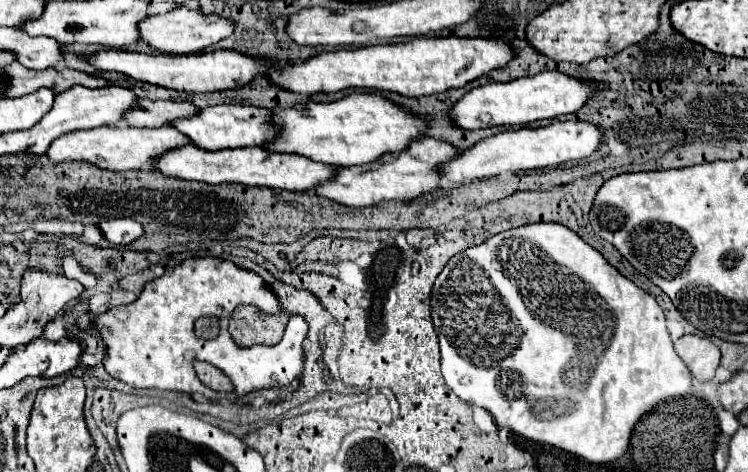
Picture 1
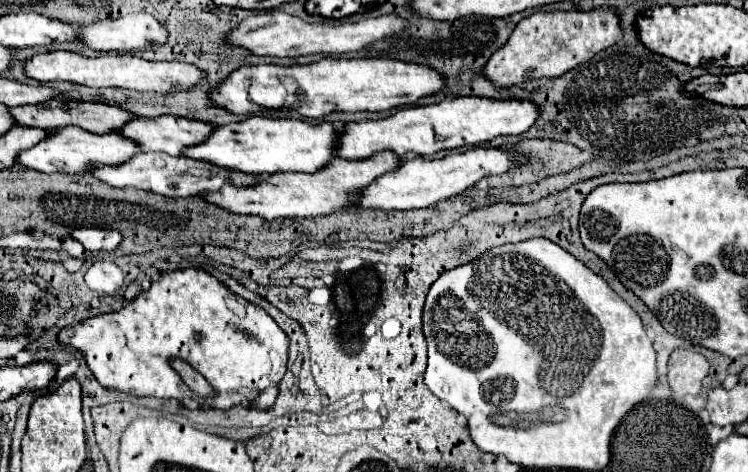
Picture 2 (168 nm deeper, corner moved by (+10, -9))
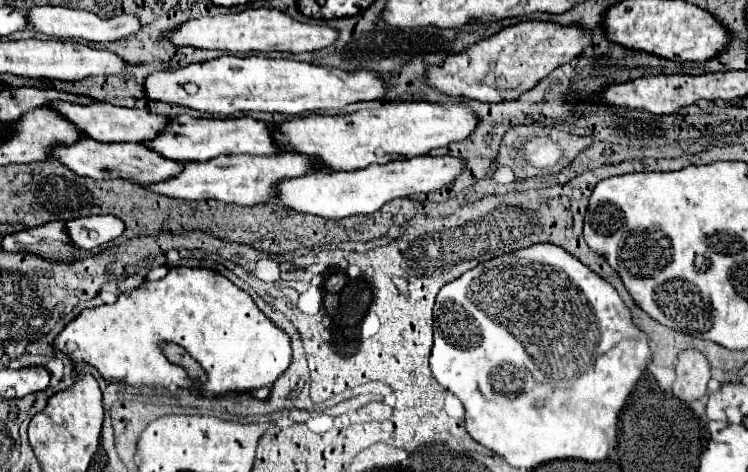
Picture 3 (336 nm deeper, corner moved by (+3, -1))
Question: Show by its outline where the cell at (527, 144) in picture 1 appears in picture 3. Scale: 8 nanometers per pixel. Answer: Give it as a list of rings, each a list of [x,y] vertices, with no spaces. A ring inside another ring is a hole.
[[[420,155],[412,159],[402,159],[396,163],[386,163],[384,167],[366,167],[360,171],[334,171],[334,173],[316,173],[296,179],[286,179],[280,185],[278,203],[300,213],[312,213],[326,219],[344,219],[352,215],[376,213],[384,203],[396,197],[410,197],[418,193],[430,193],[448,187],[454,183],[466,169],[466,161],[460,157],[444,155]]]

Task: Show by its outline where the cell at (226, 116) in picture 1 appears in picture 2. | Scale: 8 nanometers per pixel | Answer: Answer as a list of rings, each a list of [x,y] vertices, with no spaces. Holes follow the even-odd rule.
[[[153,117],[153,119],[131,119],[125,127],[117,129],[121,137],[133,139],[139,143],[141,151],[163,151],[169,155],[181,155],[183,147],[191,147],[195,143],[205,141],[215,125],[201,123],[185,117]]]

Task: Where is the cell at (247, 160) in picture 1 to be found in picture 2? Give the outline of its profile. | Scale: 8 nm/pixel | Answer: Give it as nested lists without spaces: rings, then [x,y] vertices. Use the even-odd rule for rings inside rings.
[[[137,153],[137,155],[133,155],[133,159],[127,159],[125,163],[117,165],[117,167],[93,167],[93,171],[89,171],[89,173],[95,179],[109,183],[111,187],[137,187],[143,191],[171,197],[171,199],[193,197],[203,191],[217,191],[217,189],[221,189],[225,179],[231,179],[237,185],[257,183],[257,179],[259,179],[257,175],[245,175],[241,171],[221,169],[221,167],[205,163],[205,161],[193,161],[187,157],[171,157],[165,153]]]

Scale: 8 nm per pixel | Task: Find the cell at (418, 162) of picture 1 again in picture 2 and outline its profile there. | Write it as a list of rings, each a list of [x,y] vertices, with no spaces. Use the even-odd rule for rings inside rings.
[[[391,151],[377,153],[365,161],[347,161],[347,159],[333,157],[317,173],[287,171],[287,173],[261,175],[261,181],[255,185],[237,187],[233,183],[225,183],[221,191],[213,191],[211,195],[199,195],[199,197],[231,213],[257,215],[267,221],[273,221],[279,217],[317,217],[317,215],[329,215],[333,211],[345,209],[345,203],[349,205],[353,201],[349,199],[349,195],[357,195],[361,187],[367,187],[377,177],[397,169],[397,165],[399,165],[399,159]]]

